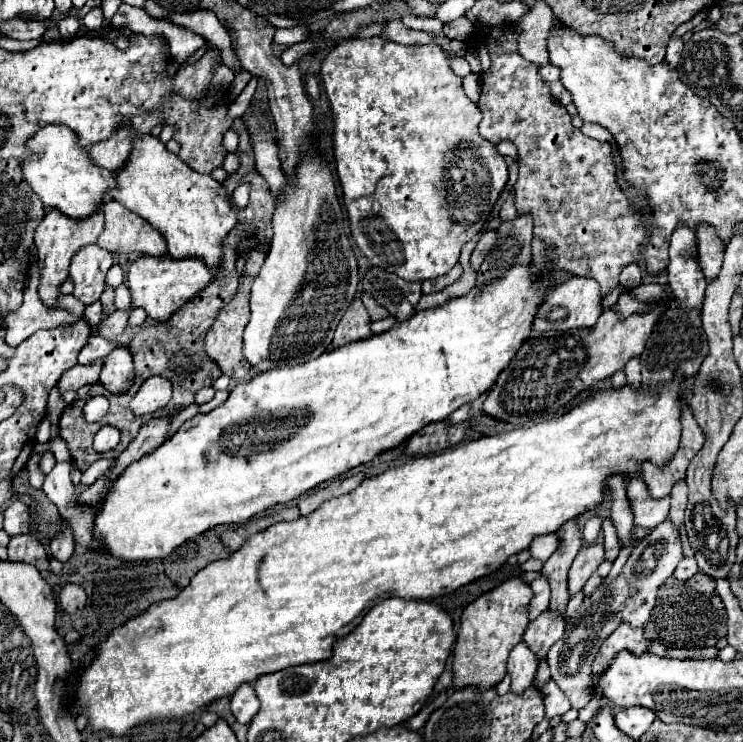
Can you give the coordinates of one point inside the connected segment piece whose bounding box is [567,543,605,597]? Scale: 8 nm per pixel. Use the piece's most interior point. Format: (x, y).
(589, 558)

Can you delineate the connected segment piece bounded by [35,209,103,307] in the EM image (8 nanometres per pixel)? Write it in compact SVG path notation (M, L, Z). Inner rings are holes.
M49 209L49 213L43 217L35 231L35 247L37 247L37 263L39 263L39 297L47 307L55 307L57 299L61 295L59 287L69 277L69 265L71 257L85 245L97 243L97 237L103 231L103 213L93 213L87 219L75 221L71 217L65 217L57 209Z

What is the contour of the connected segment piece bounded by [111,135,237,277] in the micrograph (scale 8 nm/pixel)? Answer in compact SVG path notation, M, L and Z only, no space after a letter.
M149 135L149 139L135 139L133 153L121 167L111 197L127 205L133 213L139 213L165 235L169 257L197 257L217 277L223 257L223 239L237 221L237 209L231 207L229 195L219 181L193 171L177 155L169 153L159 139Z

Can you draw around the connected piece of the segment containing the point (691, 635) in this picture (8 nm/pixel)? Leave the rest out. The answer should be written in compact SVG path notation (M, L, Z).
M697 573L689 581L669 577L659 587L659 597L647 627L643 627L647 641L659 641L665 647L709 647L727 635L727 613L721 597L715 591L715 581Z

